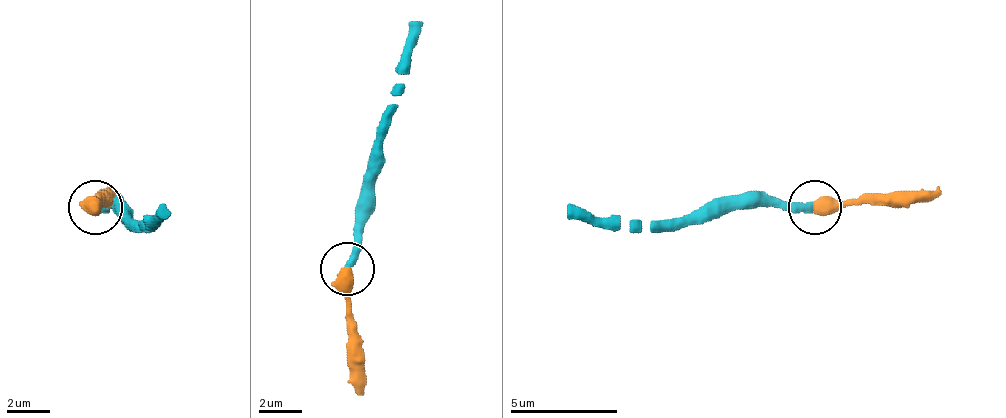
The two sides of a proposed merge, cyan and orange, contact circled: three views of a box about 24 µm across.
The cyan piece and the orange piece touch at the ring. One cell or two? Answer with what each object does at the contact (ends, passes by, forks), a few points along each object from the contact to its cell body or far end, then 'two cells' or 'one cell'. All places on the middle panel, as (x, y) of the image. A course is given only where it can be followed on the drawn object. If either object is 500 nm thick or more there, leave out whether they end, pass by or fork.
cyan via (348, 265), (364, 174), (402, 45), (423, 24) | orange via (348, 270), (348, 366), (359, 393) | one cell

